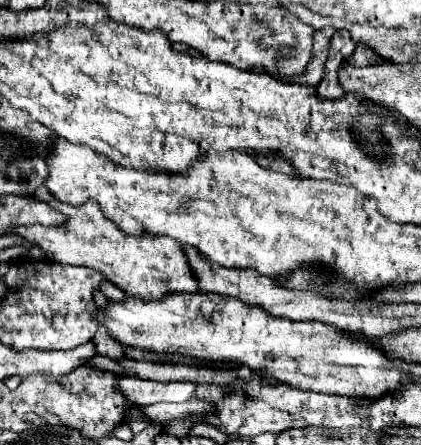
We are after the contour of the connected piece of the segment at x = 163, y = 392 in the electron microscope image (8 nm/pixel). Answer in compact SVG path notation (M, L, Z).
M127 375L125 379L119 381L119 389L127 393L131 403L153 405L159 401L183 403L193 395L195 385L193 383L157 383L157 381L147 381L147 379Z

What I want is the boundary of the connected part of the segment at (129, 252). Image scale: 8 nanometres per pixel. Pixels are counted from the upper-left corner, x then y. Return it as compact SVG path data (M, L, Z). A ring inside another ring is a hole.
M41 185L35 191L35 197L47 201L59 213L65 213L69 221L63 227L31 225L31 227L15 227L13 231L29 241L35 241L49 259L57 263L83 265L95 269L127 295L135 295L147 301L163 299L165 295L171 293L201 293L199 283L191 271L191 265L187 263L187 255L183 255L181 243L175 243L175 239L127 235L101 213L95 199L89 199L79 207L63 205L55 201L55 197L51 197L45 185Z

